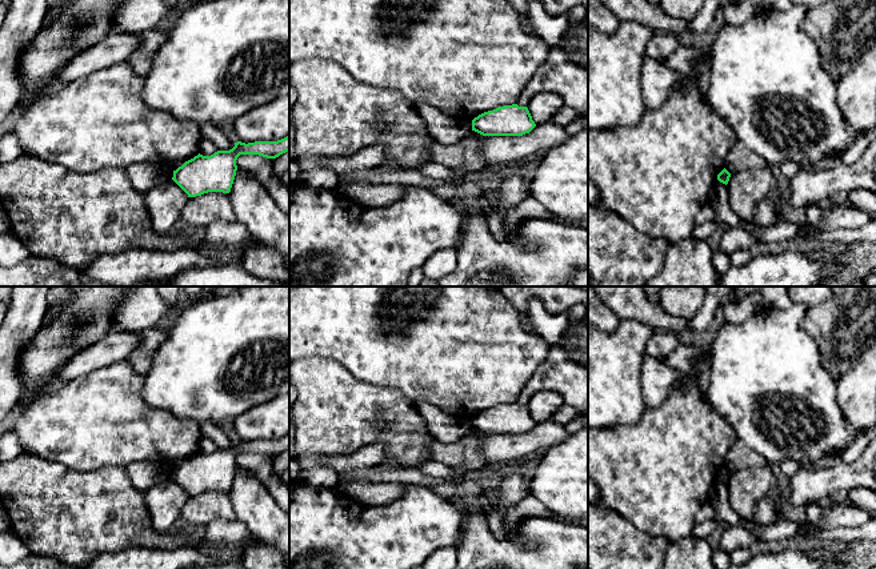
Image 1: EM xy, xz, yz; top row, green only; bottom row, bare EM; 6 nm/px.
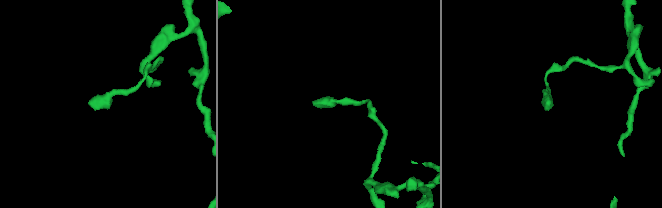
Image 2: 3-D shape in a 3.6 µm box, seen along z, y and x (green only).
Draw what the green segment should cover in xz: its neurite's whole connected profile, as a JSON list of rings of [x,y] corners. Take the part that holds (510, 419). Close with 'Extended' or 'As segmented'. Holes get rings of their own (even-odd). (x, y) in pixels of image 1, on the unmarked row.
[[[504,404],[472,418],[472,429],[483,434],[523,434],[536,425],[527,405]]]. As segmented

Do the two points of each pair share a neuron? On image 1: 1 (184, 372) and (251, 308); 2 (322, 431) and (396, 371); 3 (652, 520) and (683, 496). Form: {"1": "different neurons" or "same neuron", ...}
{"1": "same neuron", "2": "different neurons", "3": "same neuron"}

